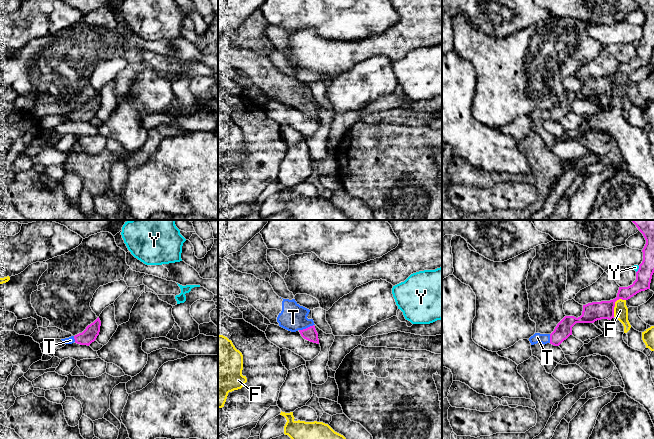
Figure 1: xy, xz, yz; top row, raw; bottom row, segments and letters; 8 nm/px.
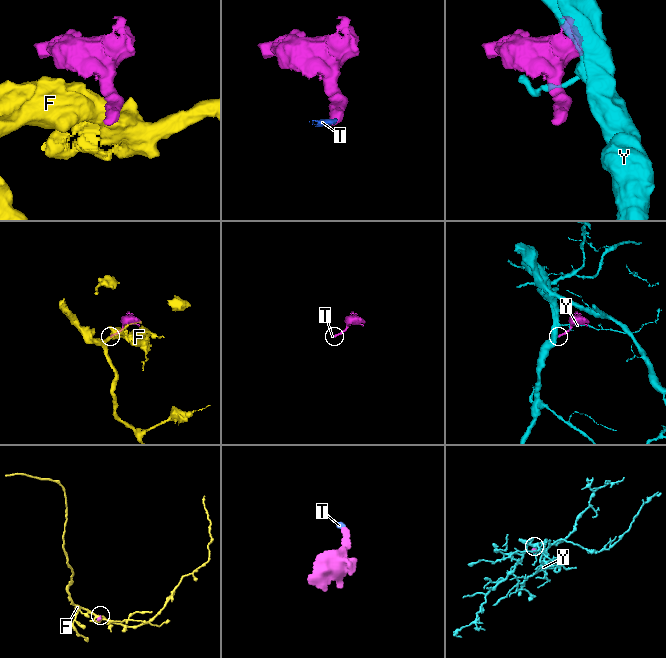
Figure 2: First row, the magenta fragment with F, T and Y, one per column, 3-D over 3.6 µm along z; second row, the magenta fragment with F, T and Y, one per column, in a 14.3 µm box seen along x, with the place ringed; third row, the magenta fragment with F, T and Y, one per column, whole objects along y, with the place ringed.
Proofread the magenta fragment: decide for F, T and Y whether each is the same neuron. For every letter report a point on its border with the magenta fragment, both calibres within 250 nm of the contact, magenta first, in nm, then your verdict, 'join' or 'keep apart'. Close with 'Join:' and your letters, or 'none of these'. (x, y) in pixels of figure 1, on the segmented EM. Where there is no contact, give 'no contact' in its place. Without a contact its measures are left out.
F: yz (614, 304) | 150/110 nm | keep apart
T: xz (306, 328) | 110/220 nm | join
Y: yz (638, 269) | 130/50 nm | keep apart
Join: T

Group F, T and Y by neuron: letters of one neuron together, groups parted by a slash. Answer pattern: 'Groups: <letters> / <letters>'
Groups: F / T / Y

